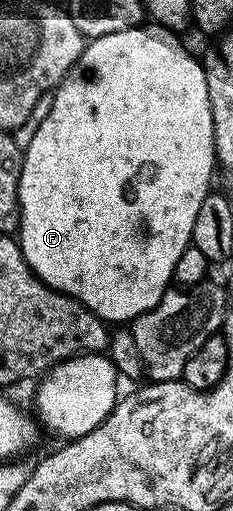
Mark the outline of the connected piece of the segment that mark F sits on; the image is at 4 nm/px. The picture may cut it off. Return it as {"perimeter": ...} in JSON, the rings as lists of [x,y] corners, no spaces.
{"perimeter":[[[158,26],[116,30],[116,34],[93,37],[82,51],[74,69],[54,89],[48,114],[44,122],[40,122],[34,129],[32,142],[28,142],[22,154],[18,191],[20,226],[16,239],[22,247],[24,258],[39,280],[44,281],[49,288],[63,292],[73,300],[79,300],[85,308],[92,309],[95,316],[103,322],[133,322],[158,305],[166,289],[171,287],[180,254],[184,254],[184,250],[191,247],[196,214],[200,214],[200,202],[204,202],[204,198],[212,191],[210,179],[214,176],[214,168],[216,172],[216,157],[206,70],[201,59],[197,55],[194,57],[178,40],[181,39],[170,29]]]}

